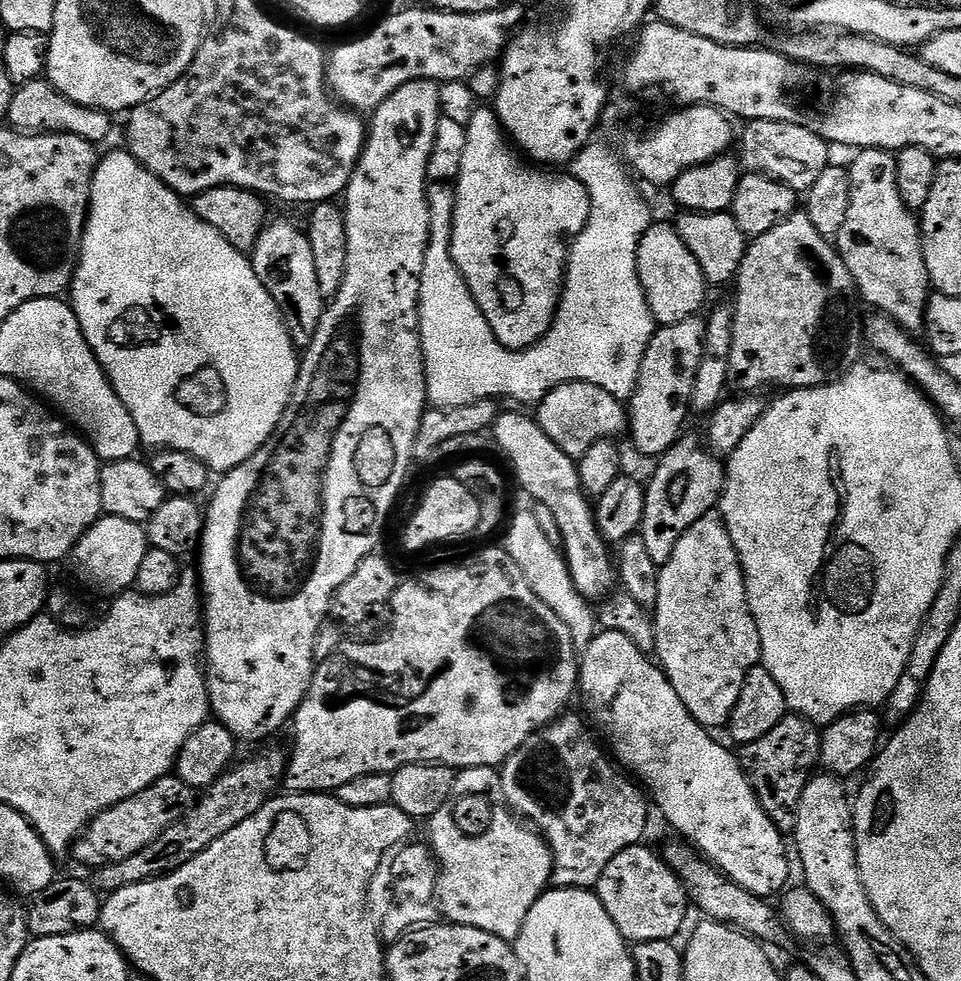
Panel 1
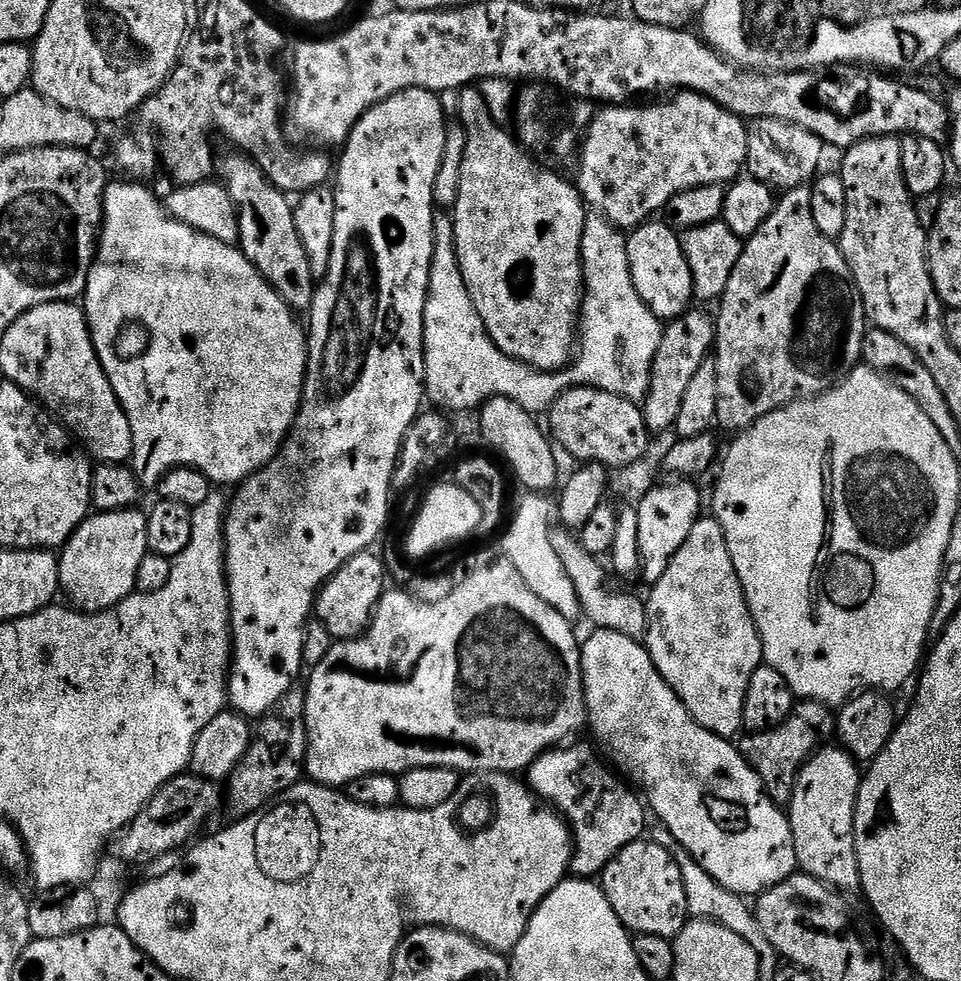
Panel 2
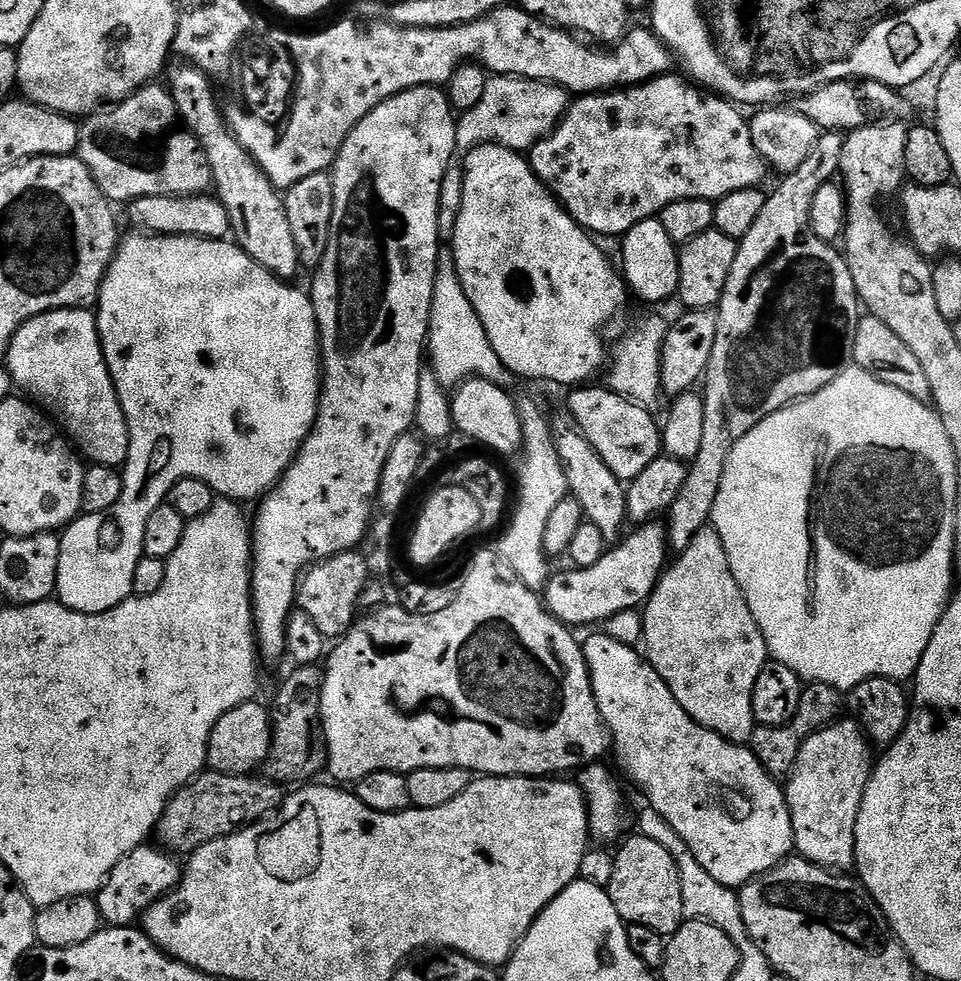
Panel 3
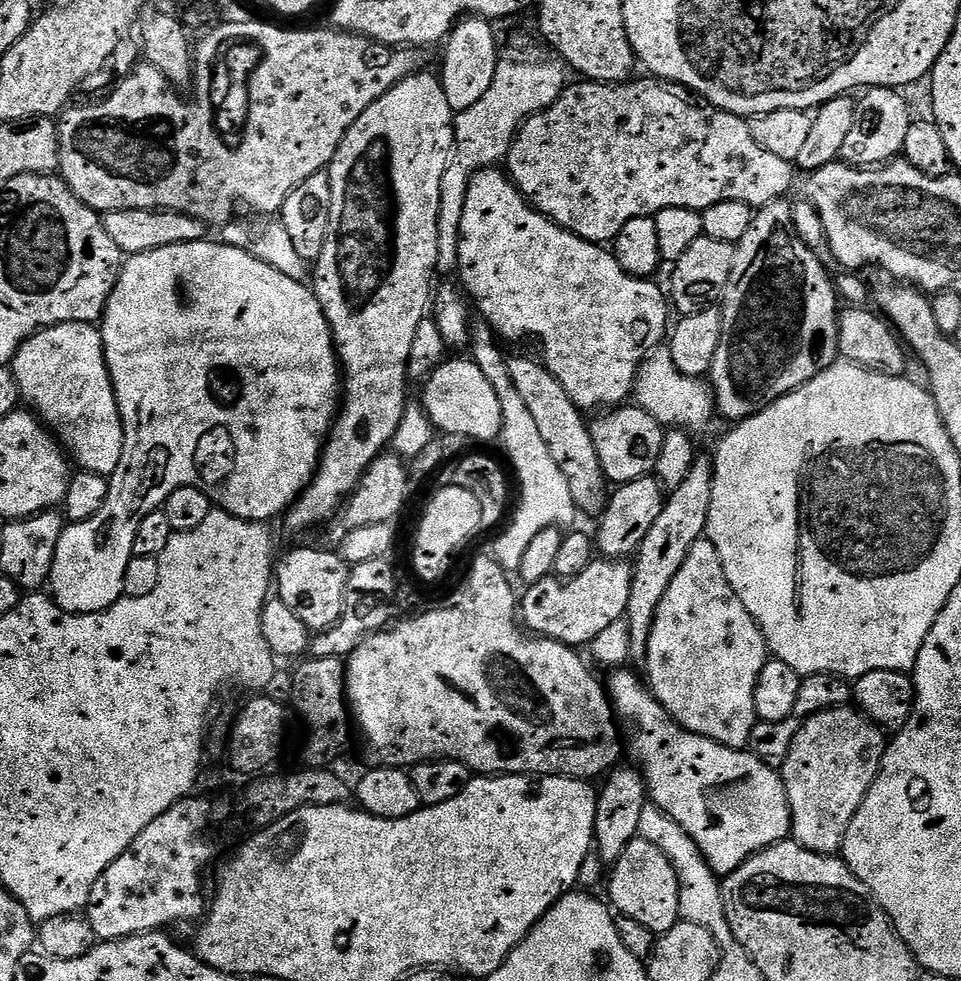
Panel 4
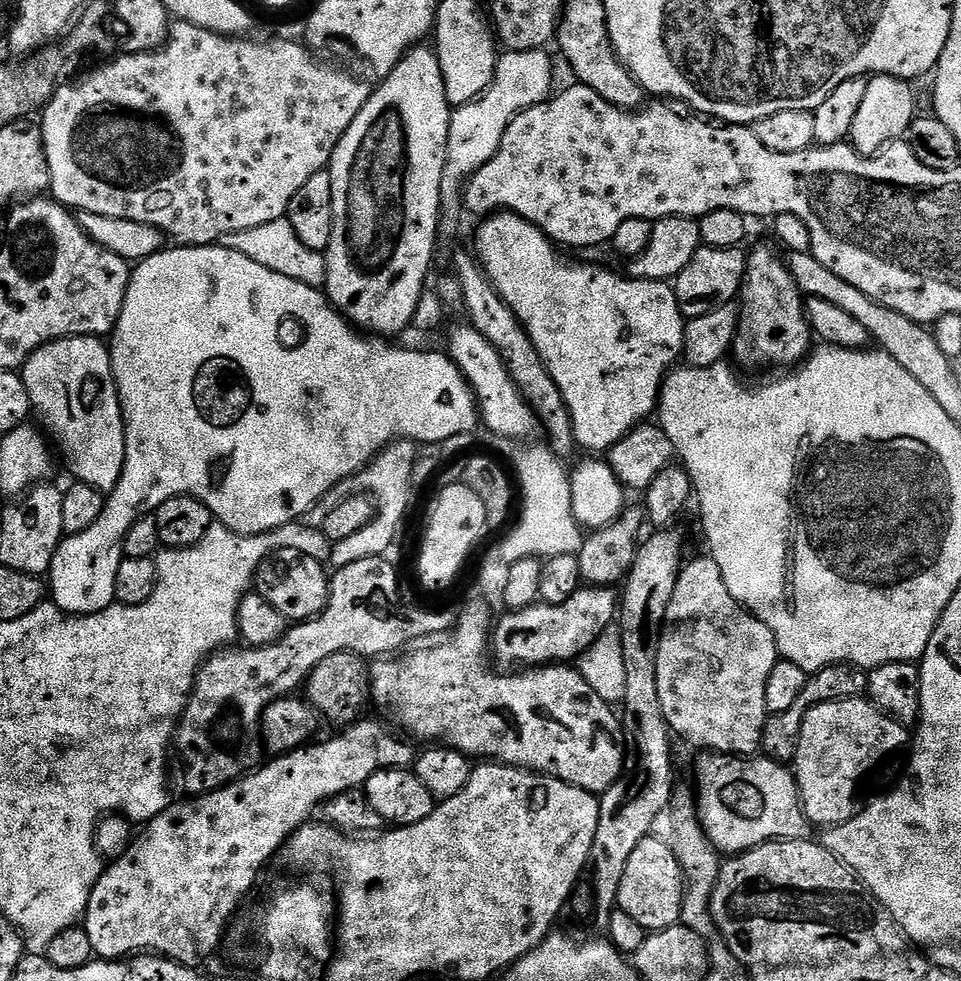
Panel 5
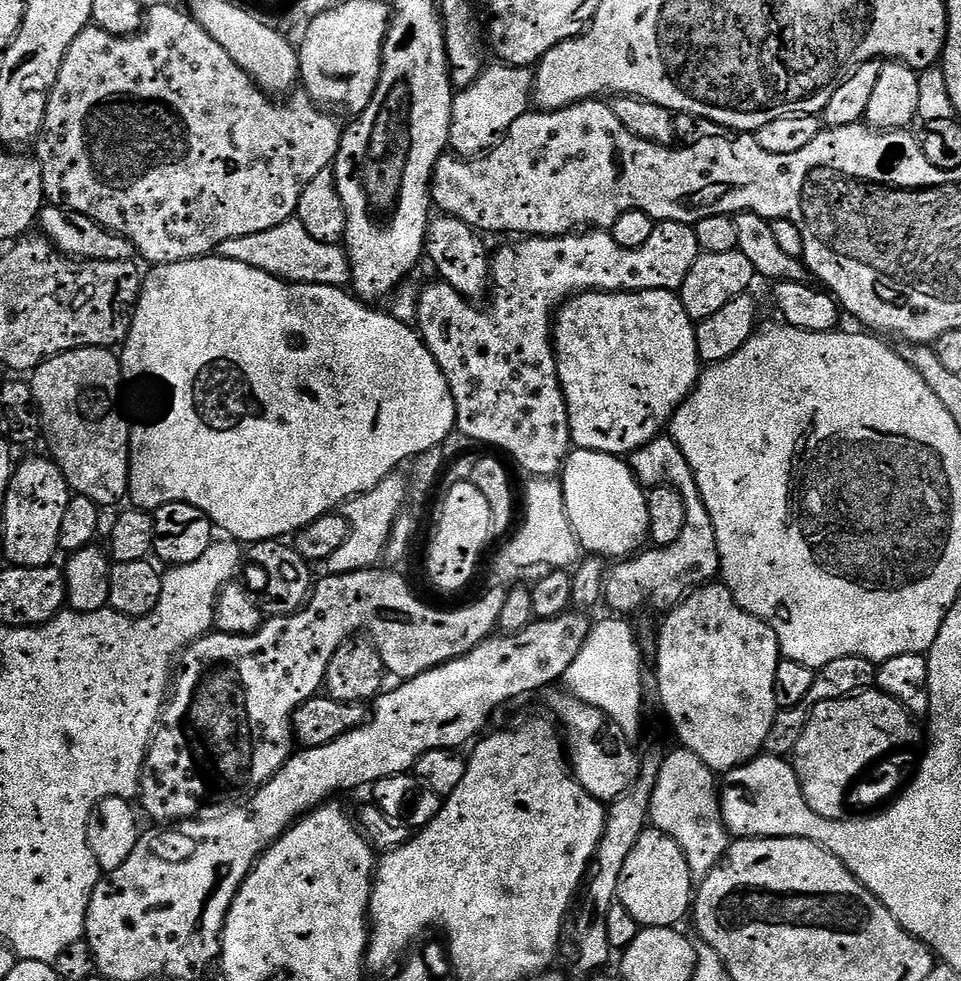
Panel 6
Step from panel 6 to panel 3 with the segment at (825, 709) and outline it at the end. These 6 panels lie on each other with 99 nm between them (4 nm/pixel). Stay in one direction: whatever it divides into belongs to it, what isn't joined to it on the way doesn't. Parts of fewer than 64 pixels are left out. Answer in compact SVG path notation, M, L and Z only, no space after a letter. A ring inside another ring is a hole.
M837 719L804 739L784 788L795 851L797 848L803 859L829 870L848 870L855 865L856 819L864 791L874 776L869 741L855 719L844 719Z

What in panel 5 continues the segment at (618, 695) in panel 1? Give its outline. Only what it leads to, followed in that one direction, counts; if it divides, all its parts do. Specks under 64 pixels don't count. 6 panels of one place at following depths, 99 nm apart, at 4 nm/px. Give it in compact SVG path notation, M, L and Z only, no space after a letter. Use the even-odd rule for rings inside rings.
M704 754L696 768L696 792L700 824L708 841L721 854L739 854L774 840L807 840L810 825L800 806L796 791L796 777L783 763L767 758L745 758L731 754Z

